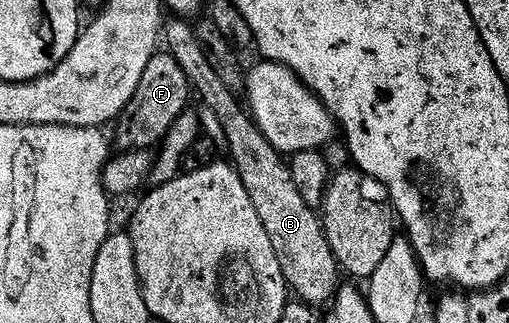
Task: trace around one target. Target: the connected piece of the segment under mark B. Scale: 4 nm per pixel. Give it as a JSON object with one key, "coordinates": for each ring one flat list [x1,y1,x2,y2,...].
{"coordinates":[[166,20,163,25,163,41,169,44,166,45,168,53,177,60,179,67,183,67,192,92,201,96,200,104,210,108,219,119,227,135,228,158,237,170,239,179,243,179,243,187,247,187,247,195,251,203,255,203,255,211,267,230,267,236,271,238,271,247,275,247,275,259,279,259,286,286,292,292,293,289,297,292,298,302,310,307,328,306,342,284,343,273,327,243,325,227,318,210,307,207,295,188,288,160,279,150,271,147,271,143,267,143,238,94,223,87,211,63,207,63,205,52,197,39,196,28,188,20]]}

